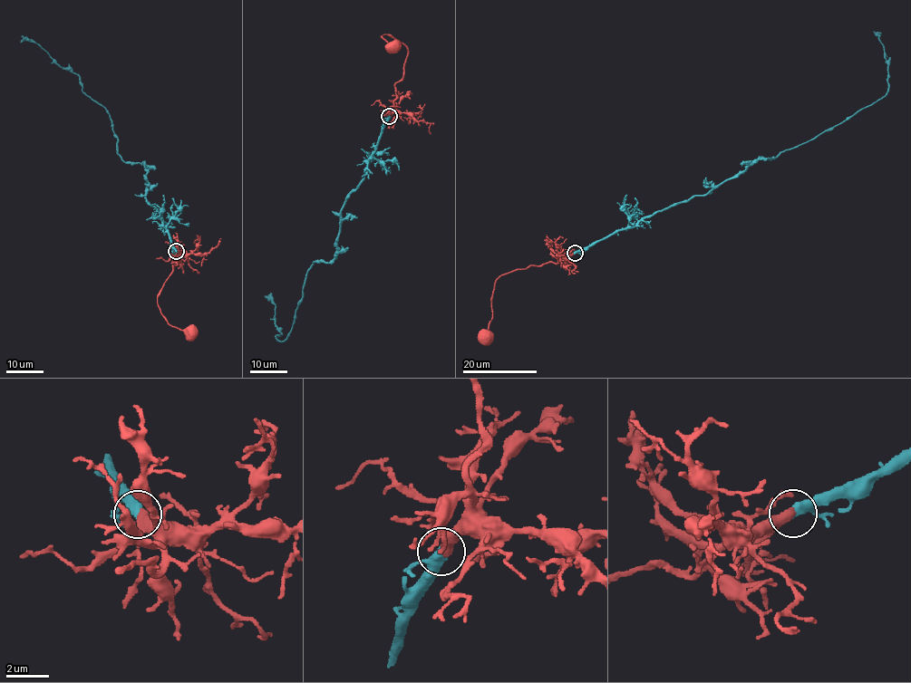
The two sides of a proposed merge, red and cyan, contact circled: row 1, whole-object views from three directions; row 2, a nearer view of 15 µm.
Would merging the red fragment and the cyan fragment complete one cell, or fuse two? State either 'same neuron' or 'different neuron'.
same neuron

